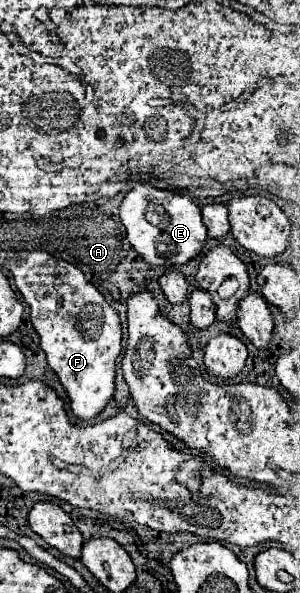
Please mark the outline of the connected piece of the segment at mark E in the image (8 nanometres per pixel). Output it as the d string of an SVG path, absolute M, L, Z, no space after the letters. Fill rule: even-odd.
M142 181L134 183L134 187L124 195L124 199L120 203L120 219L126 227L130 245L152 267L154 265L174 267L180 263L188 263L188 259L196 257L202 251L202 245L206 241L206 227L202 223L200 207L188 195L180 195L180 193L174 193L168 189L156 189ZM152 201L158 201L156 205L166 211L164 219L158 225L154 225L146 219L146 205Z

